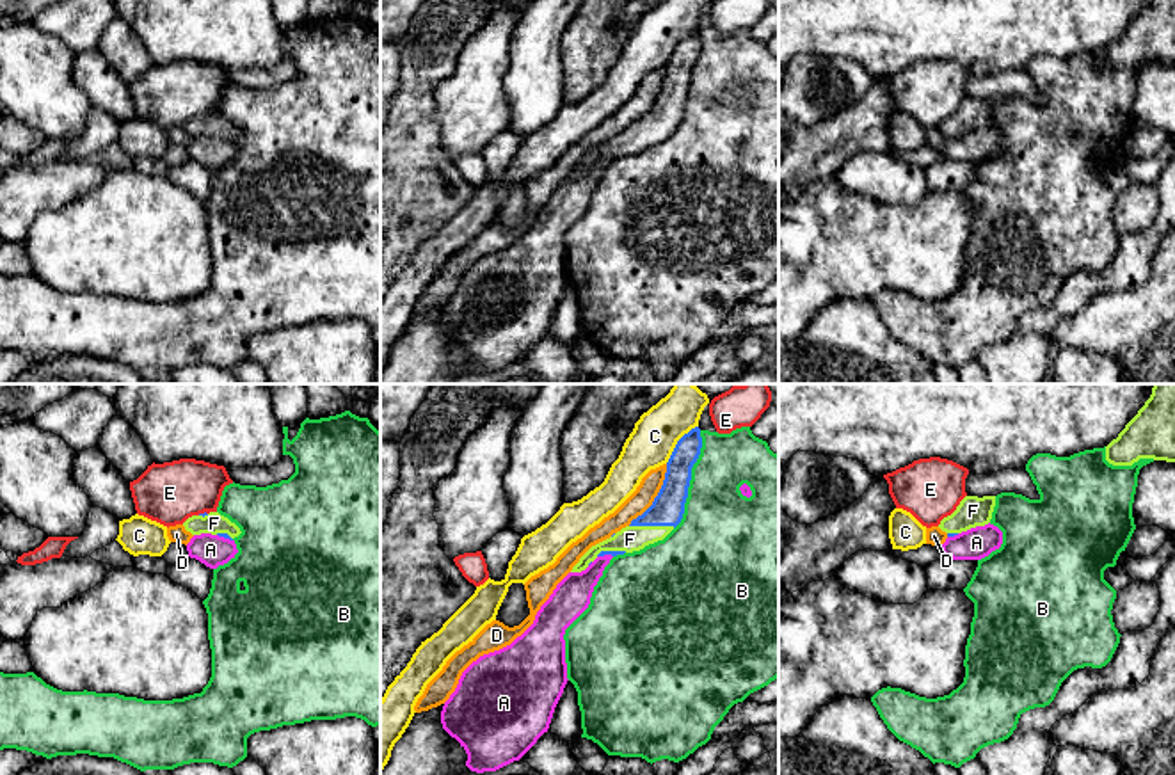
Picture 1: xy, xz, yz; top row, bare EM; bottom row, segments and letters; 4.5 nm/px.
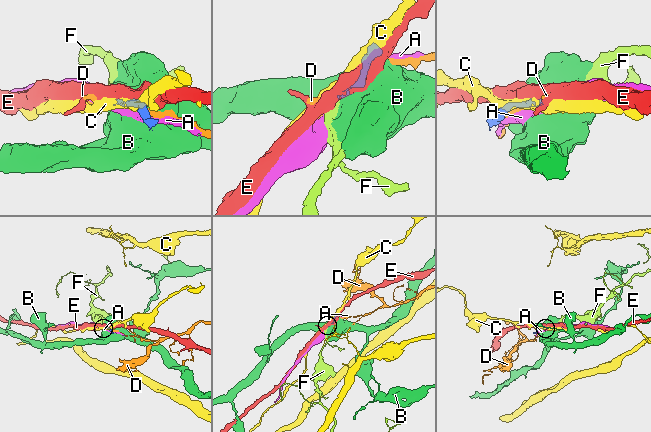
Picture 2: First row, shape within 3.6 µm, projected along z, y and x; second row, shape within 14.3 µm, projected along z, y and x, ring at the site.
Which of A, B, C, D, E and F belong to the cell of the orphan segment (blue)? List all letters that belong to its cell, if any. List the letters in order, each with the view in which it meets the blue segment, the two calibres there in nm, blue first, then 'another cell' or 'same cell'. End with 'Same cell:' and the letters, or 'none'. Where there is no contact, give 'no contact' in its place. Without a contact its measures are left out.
A: meets blue in xy; 20 nm thick on the blue side, 140 nm on the other; another cell
B: meets blue in xz; 150 nm thick on the blue side, 340 nm on the other; another cell
C: meets blue in xz; 130 nm thick on the blue side, 200 nm on the other; another cell
D: meets blue in xz; 150 nm thick on the blue side, 100 nm on the other; another cell
E: meets blue in xy; 20 nm thick on the blue side, 280 nm on the other; another cell
F: meets blue in xz; 150 nm thick on the blue side, 120 nm on the other; same cell
Same cell: F

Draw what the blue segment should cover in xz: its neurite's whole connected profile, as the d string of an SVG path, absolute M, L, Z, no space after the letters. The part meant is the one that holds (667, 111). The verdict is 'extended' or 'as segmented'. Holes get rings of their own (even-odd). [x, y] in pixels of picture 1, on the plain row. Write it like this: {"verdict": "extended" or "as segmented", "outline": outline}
{"verdict": "extended", "outline": "M695 28L677 43L667 64L663 87L652 107L629 128L592 148L571 174L585 172L597 158L633 155L663 142L683 121L691 69L700 57L700 50L700 30Z"}

